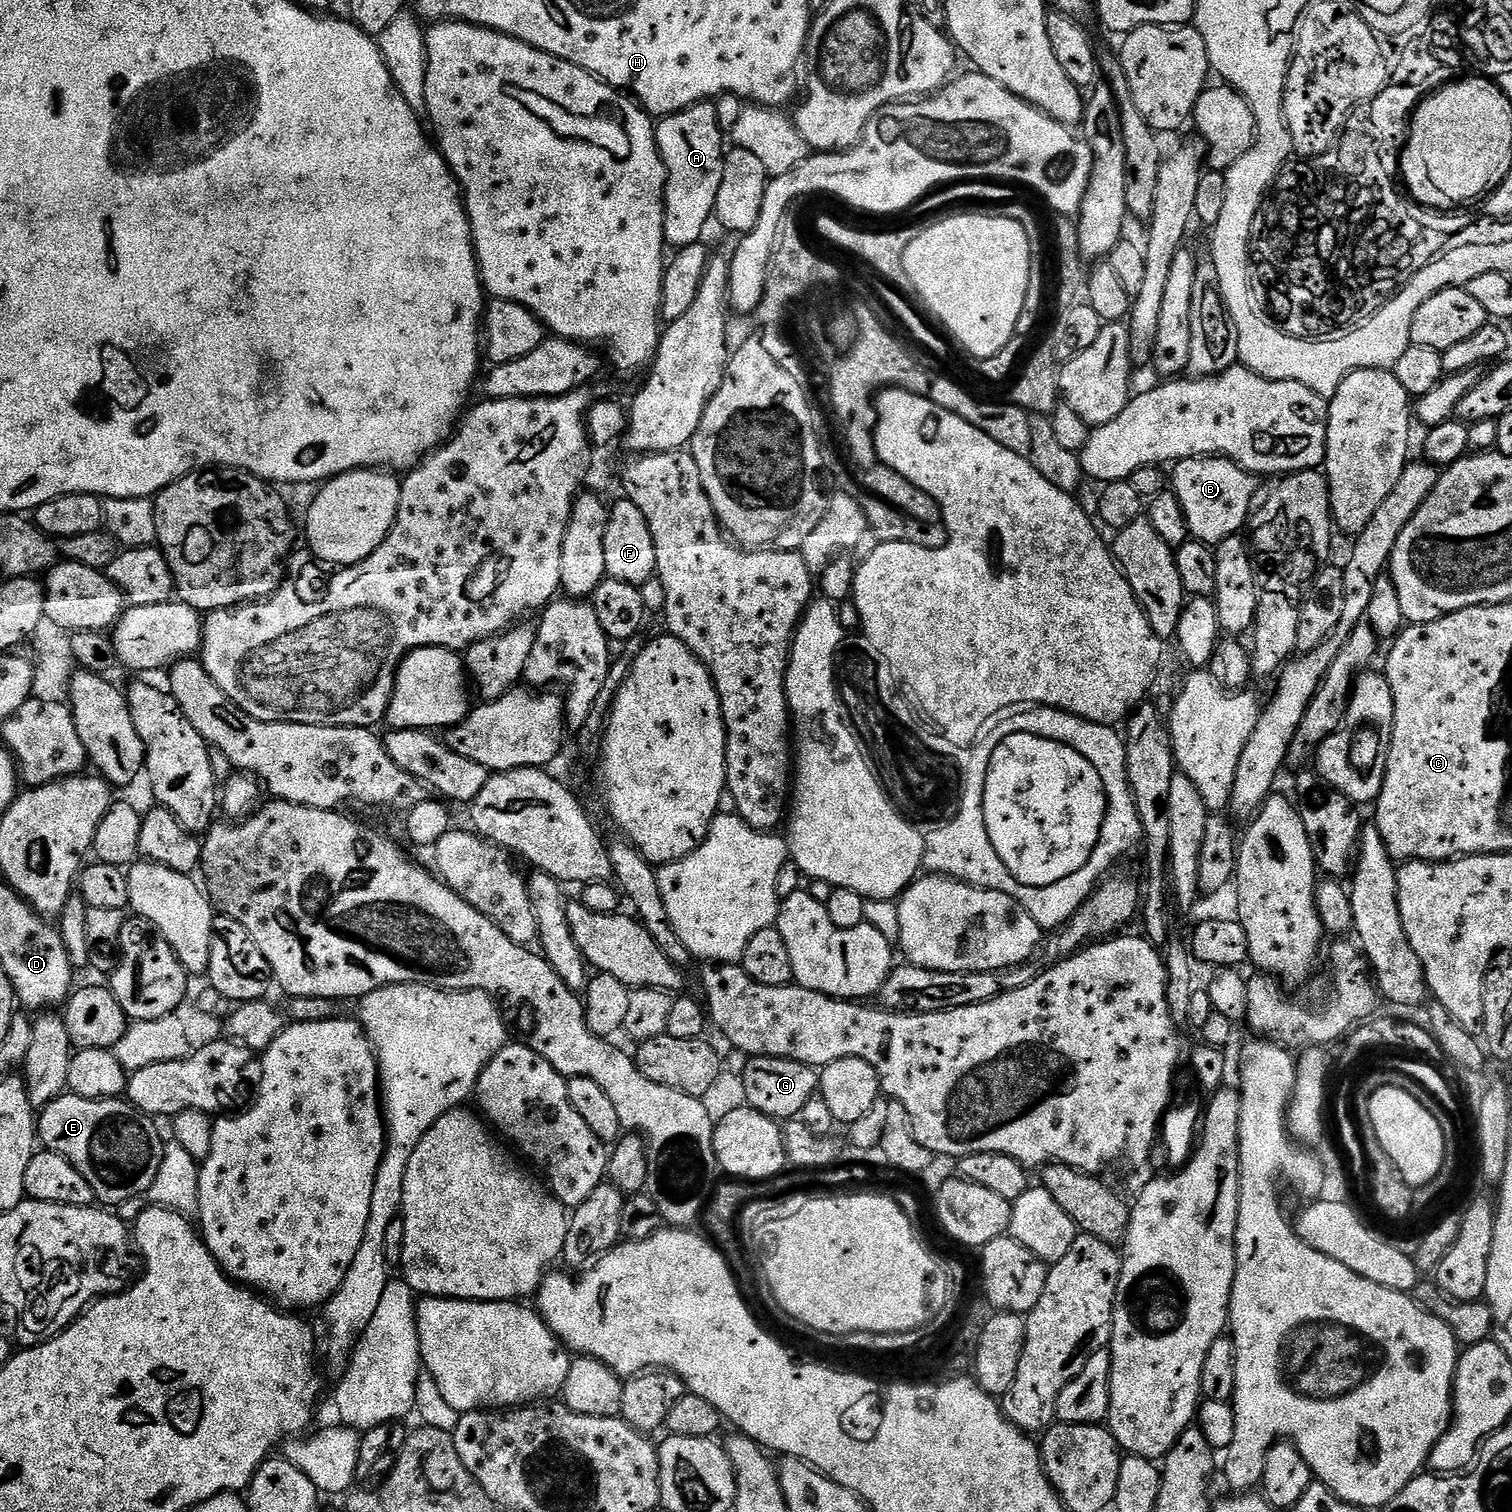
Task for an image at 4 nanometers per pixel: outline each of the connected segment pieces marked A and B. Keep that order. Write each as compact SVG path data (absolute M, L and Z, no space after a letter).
M705 102L663 117L655 125L656 145L666 166L668 181L664 187L664 239L673 249L701 243L708 220L713 219L724 173L725 133L718 126L715 103Z
M1195 456L1189 460L1177 460L1170 472L1170 491L1182 502L1186 514L1191 539L1201 540L1203 544L1215 546L1226 538L1237 535L1240 527L1247 525L1253 511L1252 499L1256 496L1257 477L1223 456Z

